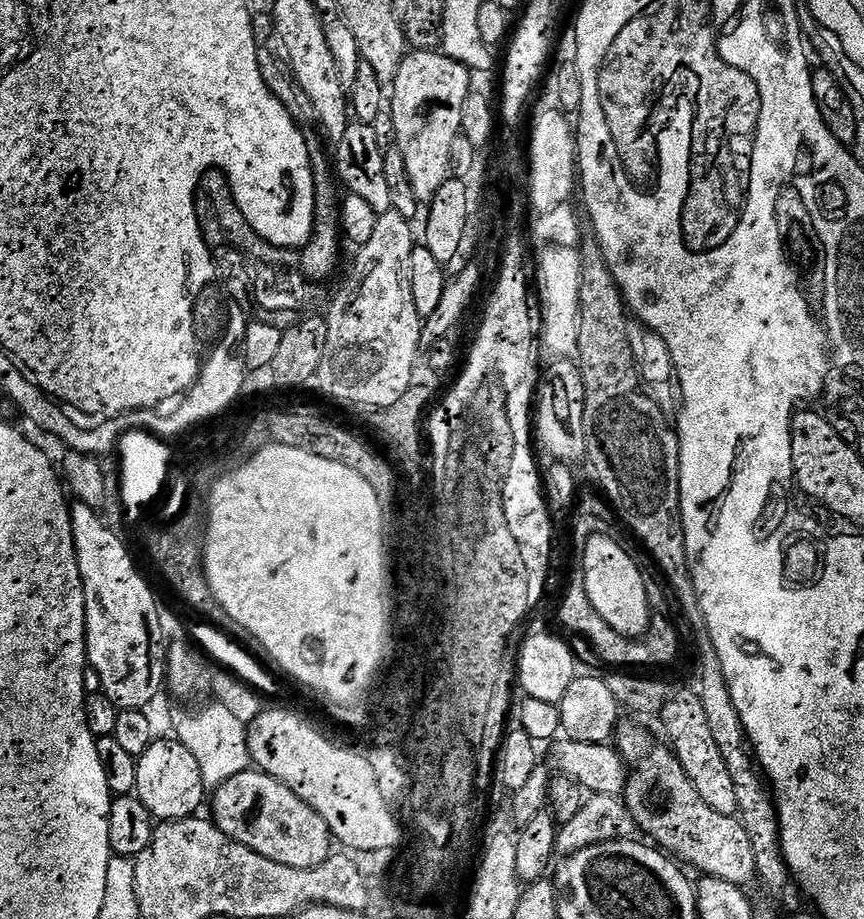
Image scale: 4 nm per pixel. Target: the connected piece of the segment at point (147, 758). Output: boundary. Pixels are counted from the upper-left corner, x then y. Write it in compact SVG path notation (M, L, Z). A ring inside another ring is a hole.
M175 738L153 739L143 754L135 761L137 800L150 810L150 814L160 822L187 820L195 817L204 804L206 787L196 758Z

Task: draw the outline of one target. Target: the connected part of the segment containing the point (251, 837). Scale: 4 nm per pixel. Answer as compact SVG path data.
M251 770L235 774L225 784L215 789L216 816L214 823L234 842L262 854L262 858L270 858L270 862L278 862L291 868L307 868L309 870L327 865L328 857L333 855L334 837L326 822L294 791L271 774L259 770Z

